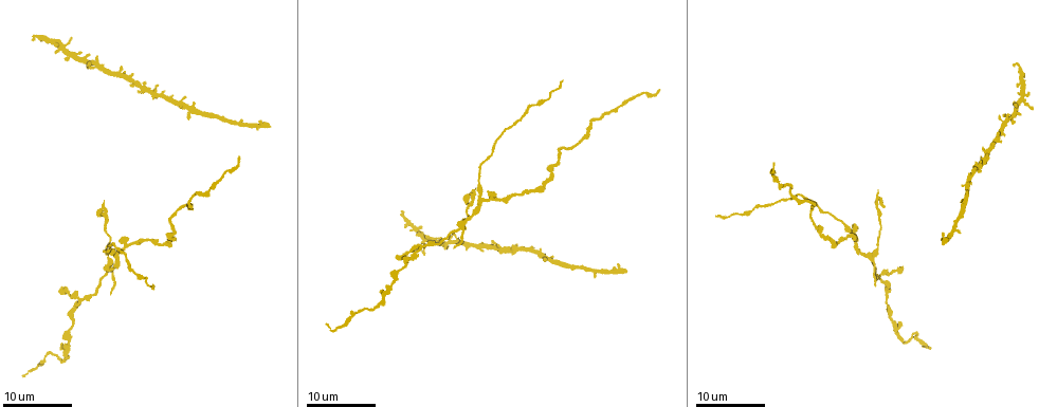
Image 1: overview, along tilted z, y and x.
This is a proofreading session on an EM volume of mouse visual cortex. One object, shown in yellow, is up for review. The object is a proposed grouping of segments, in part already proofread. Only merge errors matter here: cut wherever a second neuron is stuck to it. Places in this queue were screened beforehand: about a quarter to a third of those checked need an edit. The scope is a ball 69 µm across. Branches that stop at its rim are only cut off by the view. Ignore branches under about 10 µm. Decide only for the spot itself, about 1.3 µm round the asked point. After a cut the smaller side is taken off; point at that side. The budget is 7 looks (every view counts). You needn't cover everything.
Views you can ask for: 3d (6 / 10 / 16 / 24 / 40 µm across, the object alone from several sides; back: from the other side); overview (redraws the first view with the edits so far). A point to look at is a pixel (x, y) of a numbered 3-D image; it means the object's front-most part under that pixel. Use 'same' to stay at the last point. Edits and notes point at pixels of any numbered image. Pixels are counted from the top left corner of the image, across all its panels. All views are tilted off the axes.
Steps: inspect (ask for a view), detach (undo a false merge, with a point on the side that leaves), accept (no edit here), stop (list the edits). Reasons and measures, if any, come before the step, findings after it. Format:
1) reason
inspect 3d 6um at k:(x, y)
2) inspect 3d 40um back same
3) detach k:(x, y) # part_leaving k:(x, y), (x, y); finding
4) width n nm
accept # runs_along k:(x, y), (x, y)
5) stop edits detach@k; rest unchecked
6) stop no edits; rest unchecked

arms part here
inspect 3d 16um at 1:(480, 197)

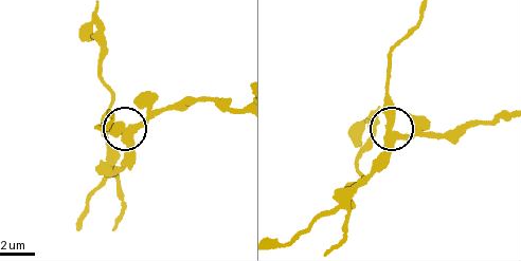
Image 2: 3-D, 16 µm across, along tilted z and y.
inspect 3d 10um at 2:(129, 125)

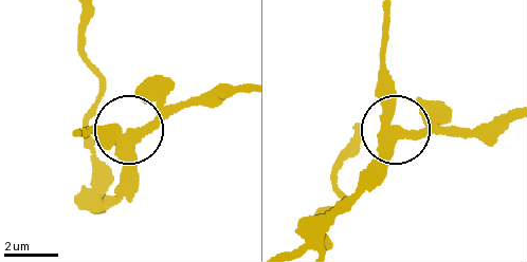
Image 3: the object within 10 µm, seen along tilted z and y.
width 370 nm
detach 3:(102, 138) # part_leaving 3:(385, 130), (388, 19); a second neuron is stuck on

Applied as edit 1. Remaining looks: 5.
inspect overview

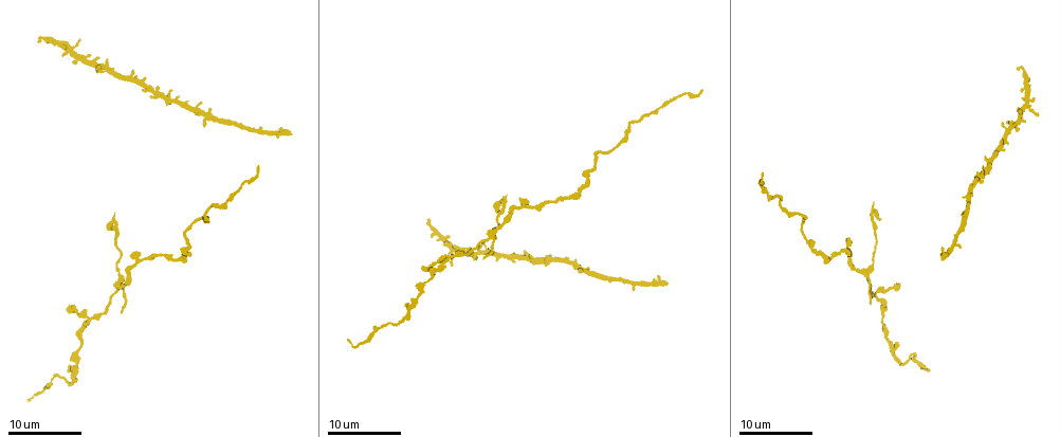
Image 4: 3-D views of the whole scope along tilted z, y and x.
inspect 3d 10um at 4:(552, 261)

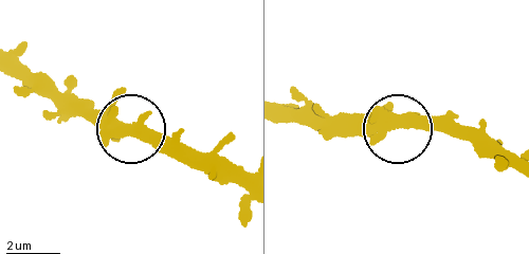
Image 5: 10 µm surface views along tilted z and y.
accept # continuous, no second neuron

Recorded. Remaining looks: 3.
small branch off a trunk
inspect 3d 16um at 4:(118, 287)

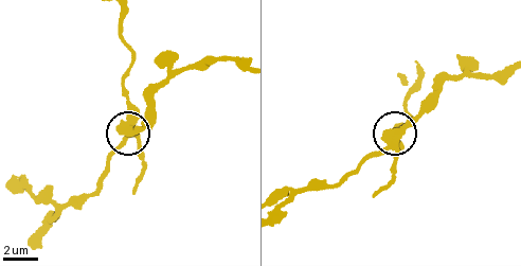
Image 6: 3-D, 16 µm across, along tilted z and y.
inspect 3d 16um back at 6:(393, 138)

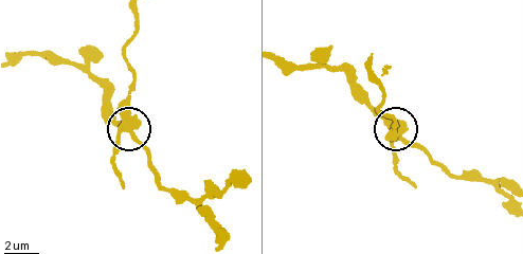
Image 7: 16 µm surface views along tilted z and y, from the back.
arms 4
detach 7:(129, 96) # part_leaving 7:(126, 120), (131, 67), (126, 47), (134, 32), (136, 13); two neurons meet here

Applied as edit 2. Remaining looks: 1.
calibre changes
inspect 3d 16um at 4:(906, 362)

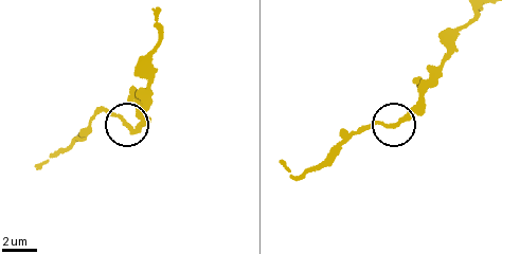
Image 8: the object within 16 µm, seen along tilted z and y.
width 240 nm
accept # runs_along 8:(157, 32), (137, 126), (131, 128), (95, 108); all the same neuron

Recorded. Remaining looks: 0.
stop edits detach@3, detach@7; rest unchecked

